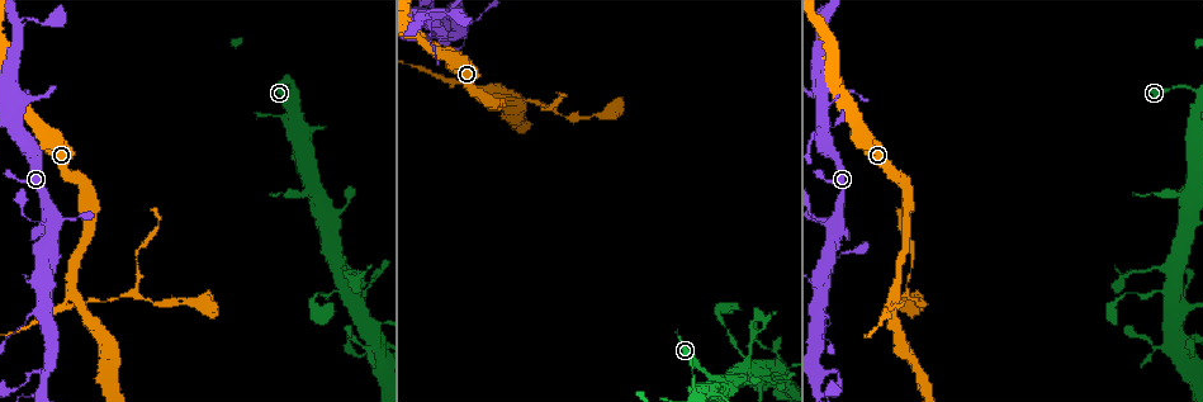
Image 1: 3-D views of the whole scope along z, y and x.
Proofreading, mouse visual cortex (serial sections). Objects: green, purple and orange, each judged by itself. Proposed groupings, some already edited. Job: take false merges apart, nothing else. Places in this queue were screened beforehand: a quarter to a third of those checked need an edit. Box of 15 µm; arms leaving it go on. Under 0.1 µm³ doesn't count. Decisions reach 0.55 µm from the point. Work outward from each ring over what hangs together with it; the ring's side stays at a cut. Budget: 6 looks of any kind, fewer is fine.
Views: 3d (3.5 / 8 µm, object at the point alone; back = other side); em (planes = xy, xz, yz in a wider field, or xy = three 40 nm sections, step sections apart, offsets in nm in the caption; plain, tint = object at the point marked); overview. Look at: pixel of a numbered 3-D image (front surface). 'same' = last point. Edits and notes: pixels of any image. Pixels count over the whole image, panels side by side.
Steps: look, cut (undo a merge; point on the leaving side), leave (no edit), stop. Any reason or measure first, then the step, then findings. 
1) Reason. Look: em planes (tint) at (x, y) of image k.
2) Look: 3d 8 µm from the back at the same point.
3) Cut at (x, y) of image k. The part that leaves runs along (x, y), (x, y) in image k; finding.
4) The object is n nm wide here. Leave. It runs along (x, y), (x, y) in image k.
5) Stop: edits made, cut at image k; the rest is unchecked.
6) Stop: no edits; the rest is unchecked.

Three arms meet. Look: 3d 3.5 µm at (835, 225) of image 1.

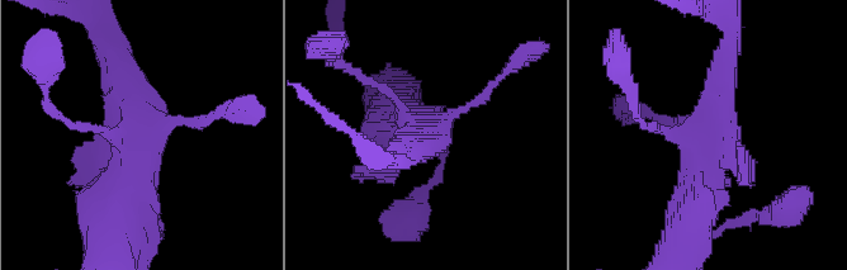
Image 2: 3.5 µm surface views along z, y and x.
Shape alone is not enough. Look: em xy step 1 (tint) at (705, 138) of image 2.

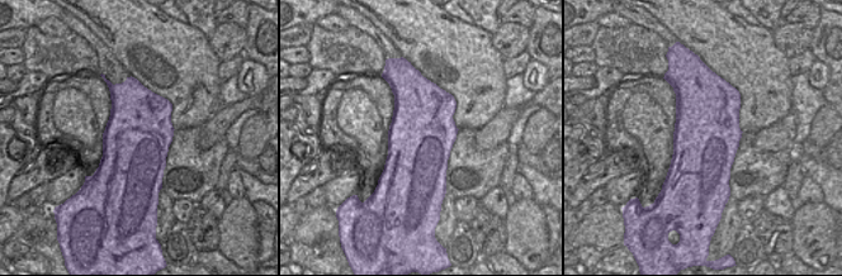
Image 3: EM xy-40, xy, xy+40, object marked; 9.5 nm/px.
Leave. It runs along (727, 65), (689, 217) in image 2; continuous, no second cell.

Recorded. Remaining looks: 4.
Looks like a crossing. Look: 3d 8 µm at (342, 288) of image 1.

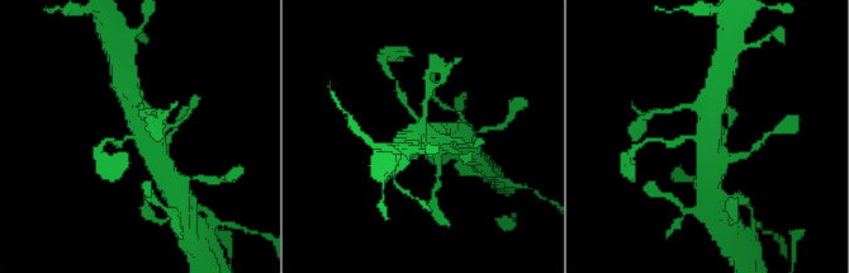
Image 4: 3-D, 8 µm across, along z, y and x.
Closer look. Look: 3d 3.5 µm at (139, 138) of image 4.

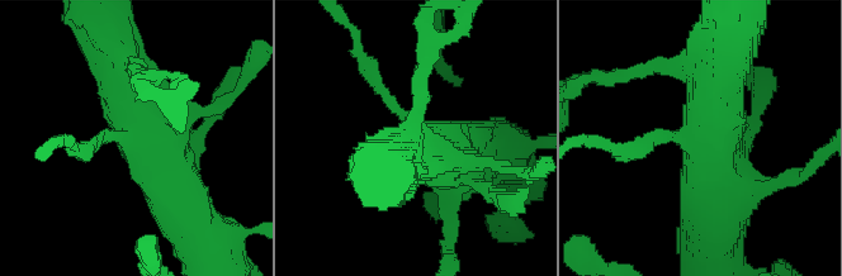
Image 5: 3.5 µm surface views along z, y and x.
Look: em xy step 3 (tint) at (687, 134) of image 5.

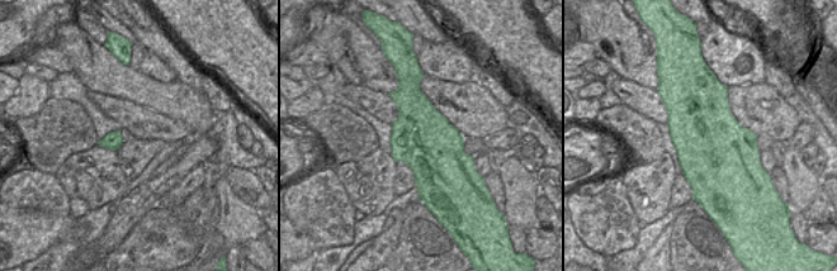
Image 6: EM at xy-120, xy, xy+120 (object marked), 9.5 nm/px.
Leave. It runs along (113, 55), (179, 206) in image 5; continuous, no second cell.

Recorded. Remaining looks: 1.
Stop: no edits; the rest is unchecked.

